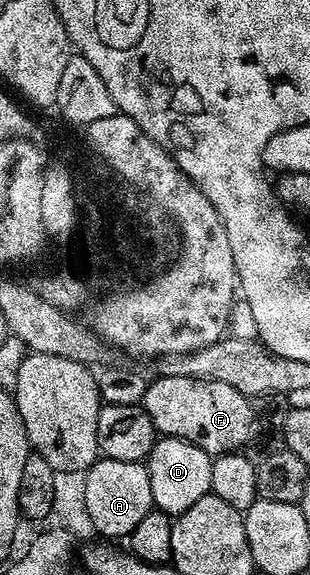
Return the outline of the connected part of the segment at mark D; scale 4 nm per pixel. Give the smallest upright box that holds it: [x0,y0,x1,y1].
[146,437,213,516]

